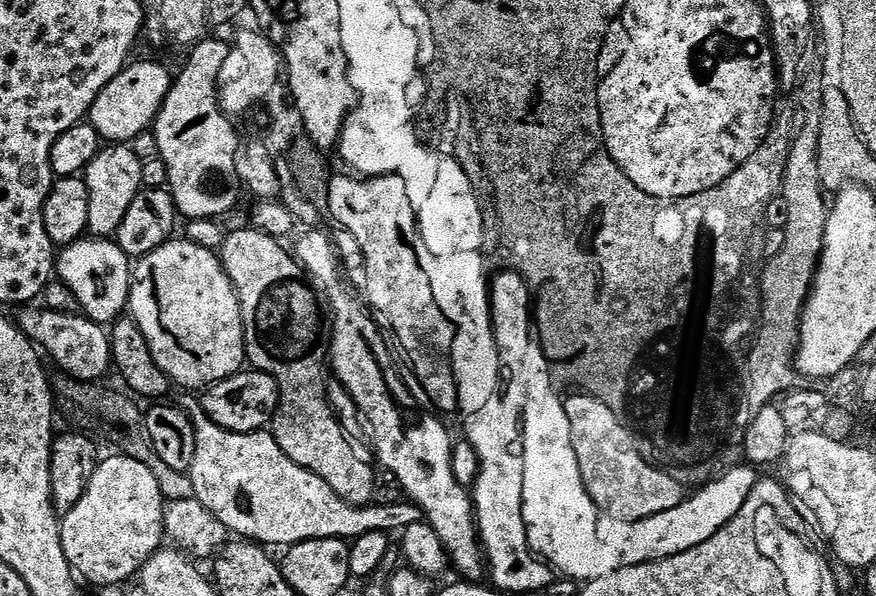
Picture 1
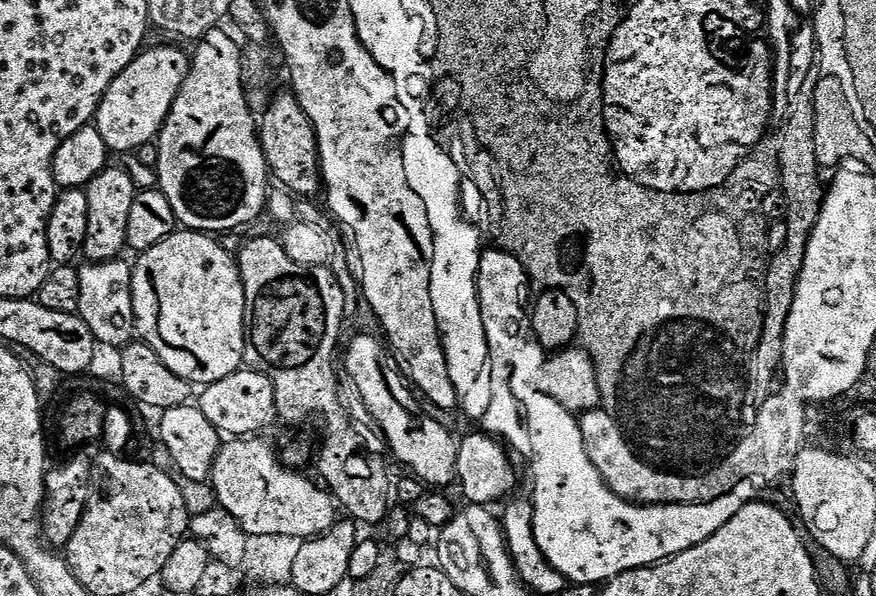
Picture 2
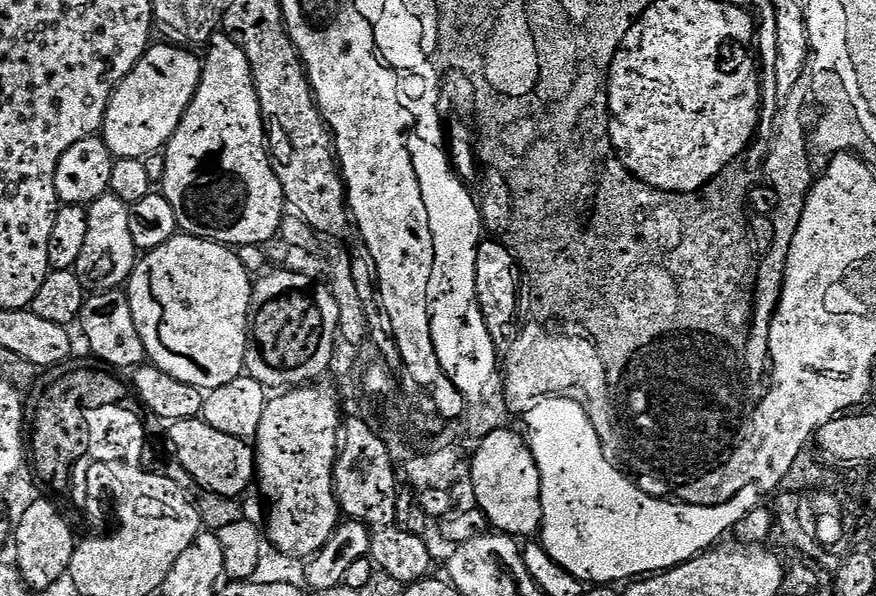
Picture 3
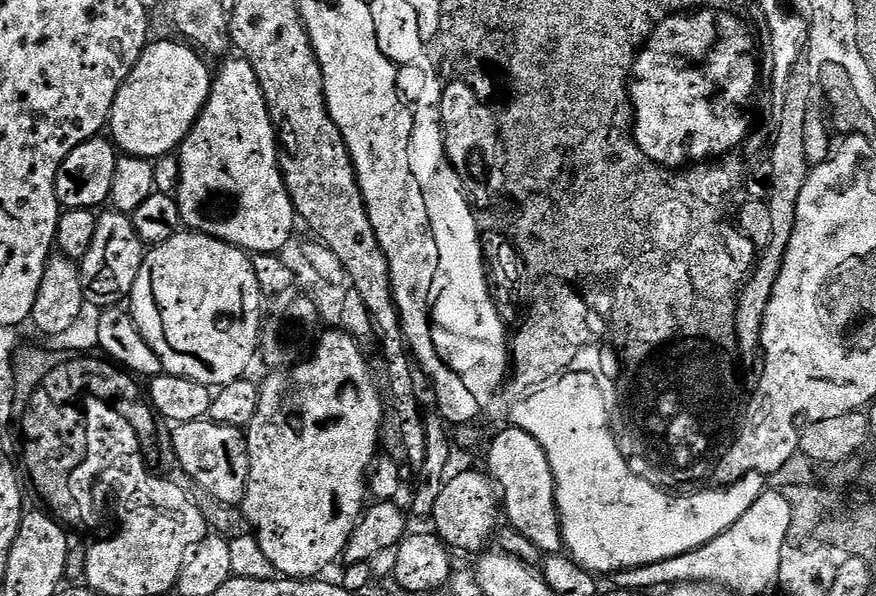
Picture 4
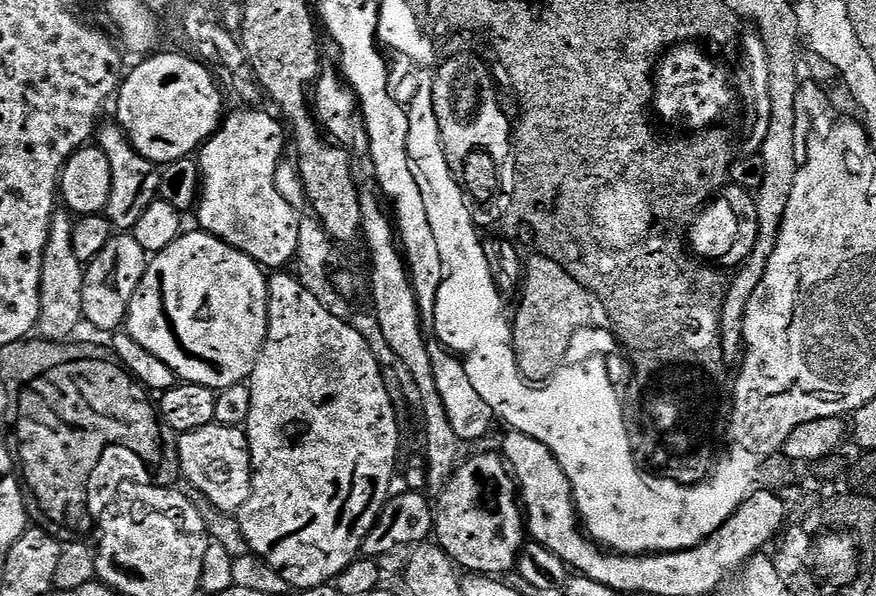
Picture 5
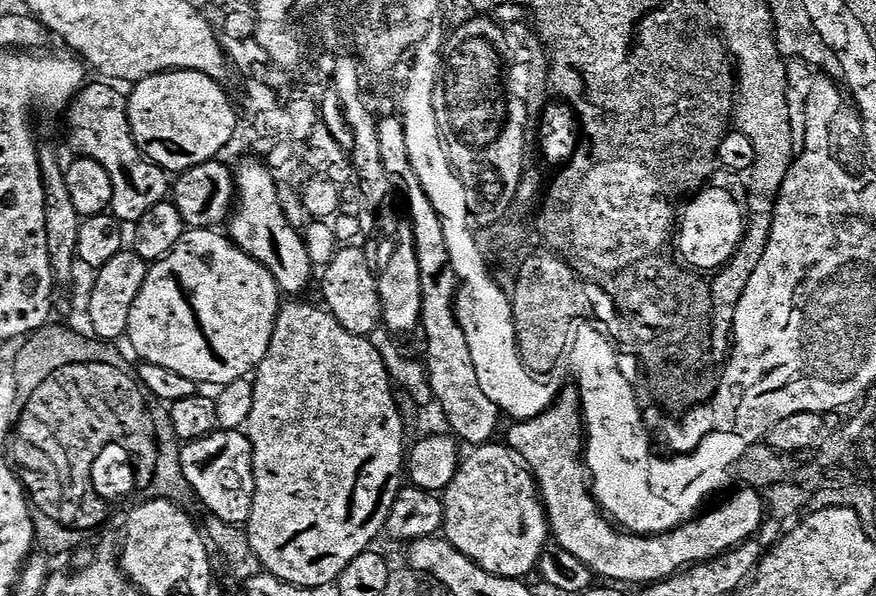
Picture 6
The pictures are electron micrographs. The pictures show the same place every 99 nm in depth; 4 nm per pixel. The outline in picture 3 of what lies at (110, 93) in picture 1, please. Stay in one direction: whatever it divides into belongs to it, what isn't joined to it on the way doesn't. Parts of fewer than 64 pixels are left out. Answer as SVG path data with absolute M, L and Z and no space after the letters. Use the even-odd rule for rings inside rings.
M172 44L149 47L134 70L130 70L128 77L112 91L106 106L102 139L113 157L143 160L171 141L174 130L178 130L178 122L182 122L182 114L186 114L198 90L201 67L201 57L184 48L175 48Z

